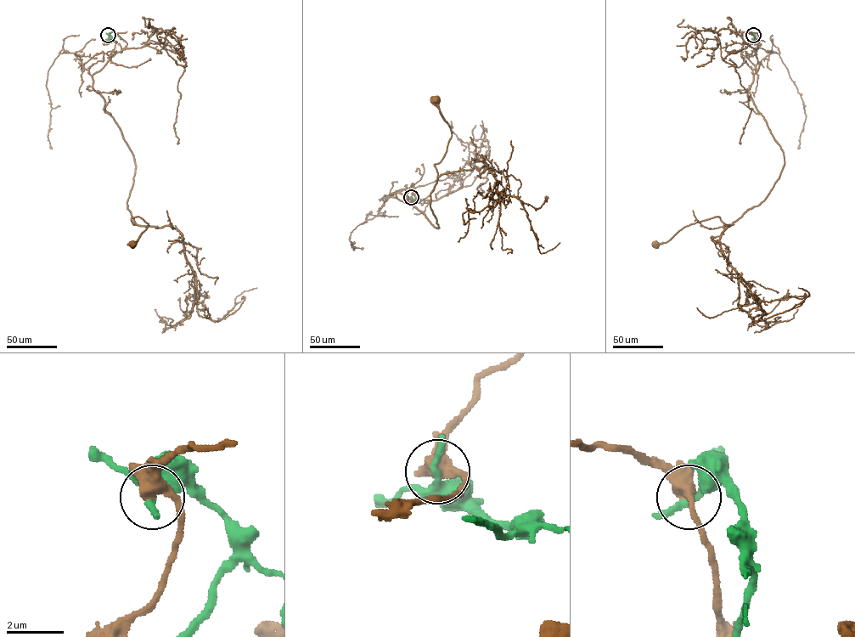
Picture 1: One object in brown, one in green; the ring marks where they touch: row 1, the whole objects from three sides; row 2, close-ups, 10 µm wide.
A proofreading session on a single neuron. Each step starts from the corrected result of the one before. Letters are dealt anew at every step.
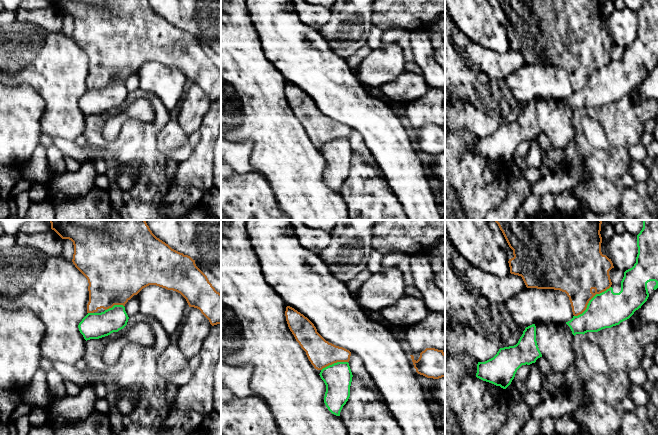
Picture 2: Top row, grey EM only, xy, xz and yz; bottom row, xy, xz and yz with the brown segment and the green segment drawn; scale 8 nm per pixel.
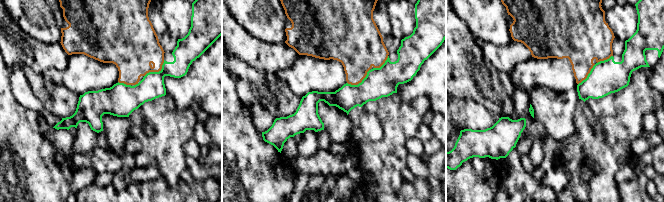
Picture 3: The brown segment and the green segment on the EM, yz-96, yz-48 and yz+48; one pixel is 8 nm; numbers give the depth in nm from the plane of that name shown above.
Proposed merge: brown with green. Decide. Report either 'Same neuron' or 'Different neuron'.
Different neuron

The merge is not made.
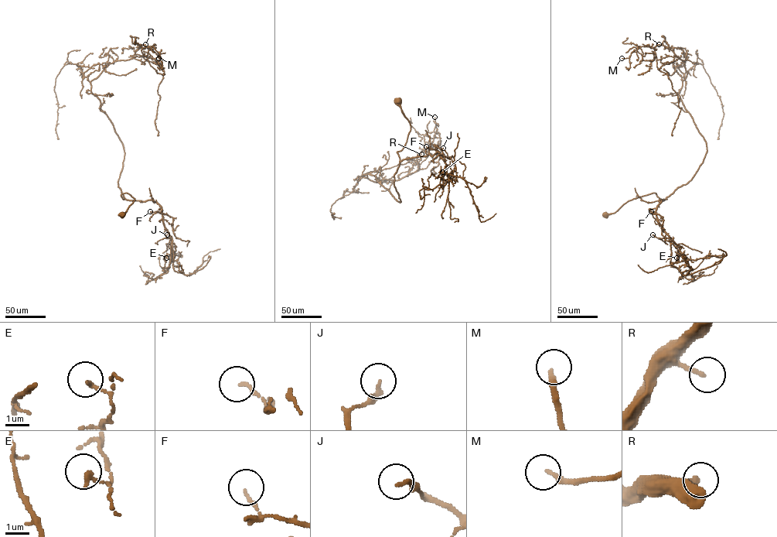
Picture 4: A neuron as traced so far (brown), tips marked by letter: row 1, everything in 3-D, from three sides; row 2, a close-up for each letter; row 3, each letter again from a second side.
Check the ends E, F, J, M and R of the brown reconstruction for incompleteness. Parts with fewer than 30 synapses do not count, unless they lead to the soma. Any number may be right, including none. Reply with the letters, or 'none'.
M, R

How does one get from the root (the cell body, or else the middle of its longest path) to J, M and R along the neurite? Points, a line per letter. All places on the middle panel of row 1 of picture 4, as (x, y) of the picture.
J: (397, 100), (410, 127), (405, 145), (397, 152), (400, 162), (432, 156), (437, 151), (444, 161), (443, 148)
M: (397, 100), (410, 127), (397, 152), (398, 201), (367, 175), (376, 182), (405, 176), (434, 117)
R: (397, 100), (410, 127), (397, 152), (393, 186), (400, 201), (374, 176), (366, 178), (399, 180), (421, 154)

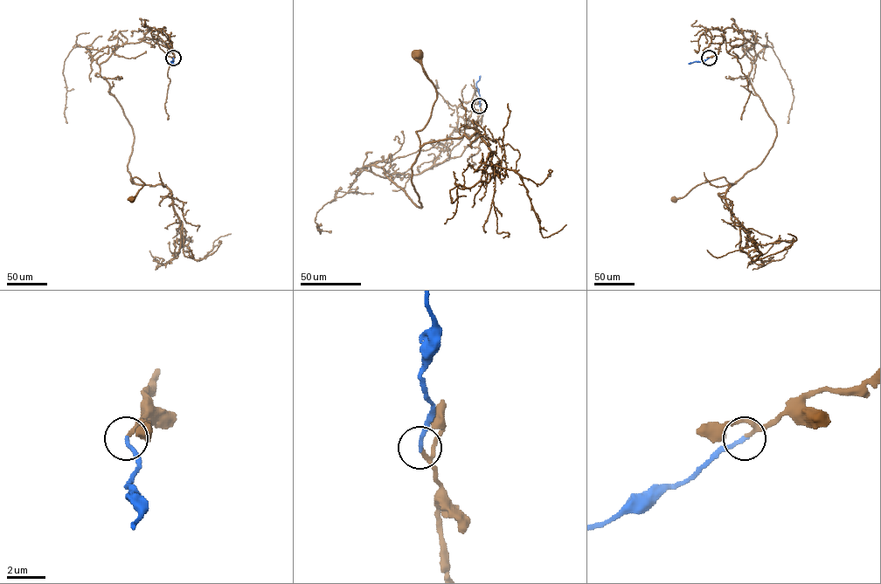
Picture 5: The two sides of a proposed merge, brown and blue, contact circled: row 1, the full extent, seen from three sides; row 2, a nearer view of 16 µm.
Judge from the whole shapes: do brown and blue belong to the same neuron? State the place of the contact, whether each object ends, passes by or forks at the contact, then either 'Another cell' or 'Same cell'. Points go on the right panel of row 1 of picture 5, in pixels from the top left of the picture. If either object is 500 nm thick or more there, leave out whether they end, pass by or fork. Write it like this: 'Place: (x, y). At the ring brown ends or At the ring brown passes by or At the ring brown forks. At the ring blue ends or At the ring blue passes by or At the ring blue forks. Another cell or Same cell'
Place: (709, 58). At the ring brown passes by. At the ring blue ends. Same cell

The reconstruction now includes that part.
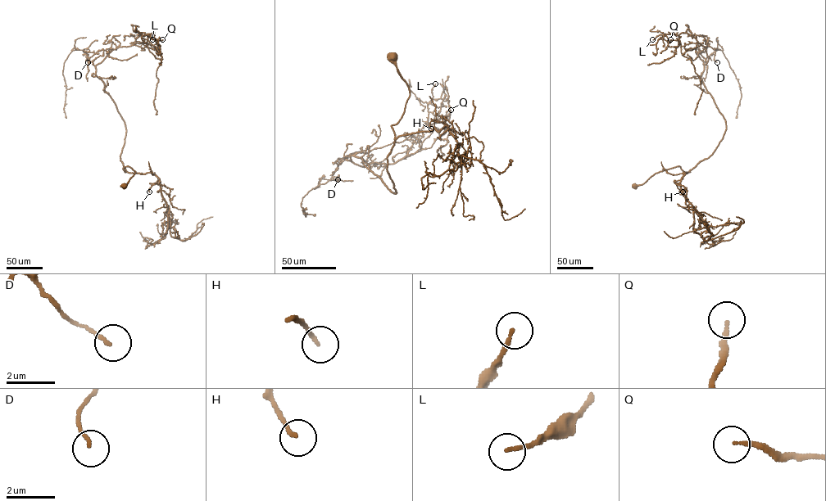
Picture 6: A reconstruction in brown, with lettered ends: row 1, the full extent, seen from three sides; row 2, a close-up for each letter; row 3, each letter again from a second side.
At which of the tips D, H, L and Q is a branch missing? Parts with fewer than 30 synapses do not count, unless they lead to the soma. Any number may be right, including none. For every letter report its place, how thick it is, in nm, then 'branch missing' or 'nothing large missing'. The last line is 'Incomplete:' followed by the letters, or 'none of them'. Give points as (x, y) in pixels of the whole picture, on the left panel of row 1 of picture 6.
D: at (88, 62); 120 nm thick; nothing large missing
H: at (149, 191); 160 nm thick; nothing large missing
L: at (152, 39); 140 nm thick; nothing large missing
Q: at (162, 39); 170 nm thick; branch missing
Incomplete: Q

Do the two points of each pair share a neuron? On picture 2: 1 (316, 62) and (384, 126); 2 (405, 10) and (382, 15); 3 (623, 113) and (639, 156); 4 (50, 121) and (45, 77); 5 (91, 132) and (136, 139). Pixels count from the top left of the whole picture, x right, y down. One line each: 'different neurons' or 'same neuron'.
1: same neuron
2: same neuron
3: different neurons
4: same neuron
5: same neuron

